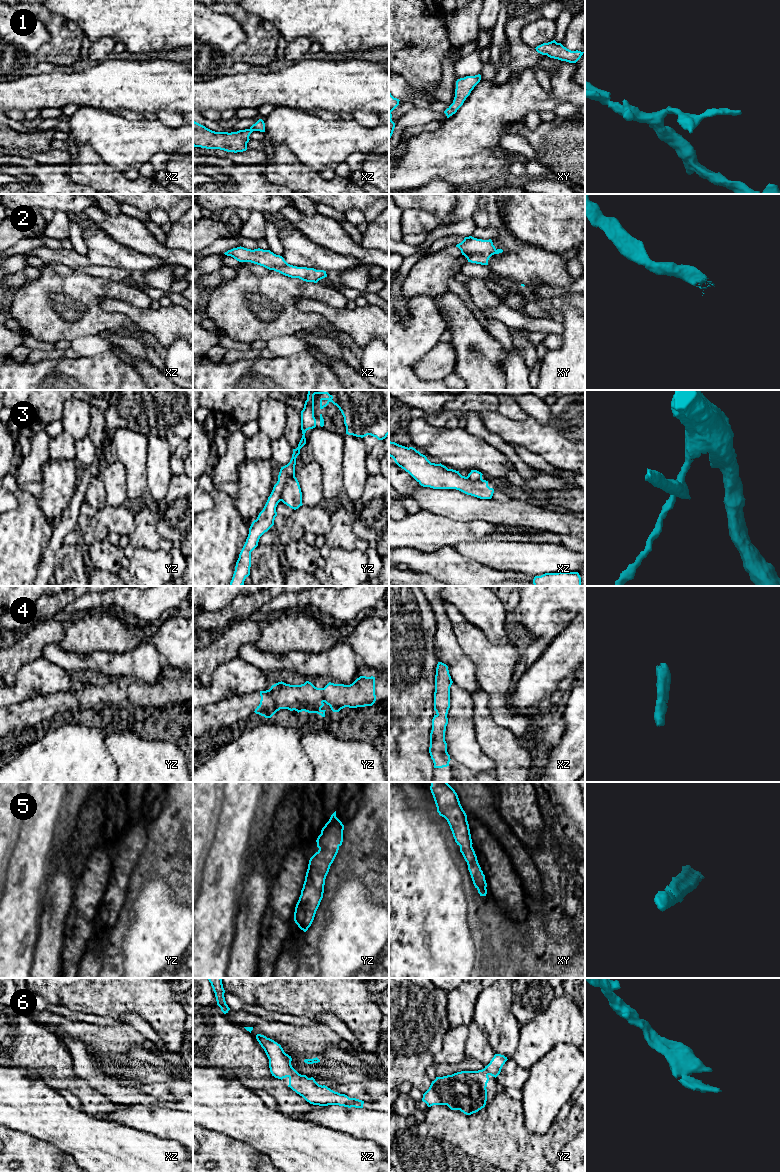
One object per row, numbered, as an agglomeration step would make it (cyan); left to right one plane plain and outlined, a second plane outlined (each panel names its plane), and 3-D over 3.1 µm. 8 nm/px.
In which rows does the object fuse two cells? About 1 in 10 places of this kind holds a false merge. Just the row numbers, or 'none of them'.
3

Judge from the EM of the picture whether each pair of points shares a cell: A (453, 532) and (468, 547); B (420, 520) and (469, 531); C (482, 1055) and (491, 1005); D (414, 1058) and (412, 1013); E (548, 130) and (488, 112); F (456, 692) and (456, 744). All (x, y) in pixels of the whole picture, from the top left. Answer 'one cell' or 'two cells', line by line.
A: two cells
B: one cell
C: two cells
D: one cell
E: two cells
F: one cell

